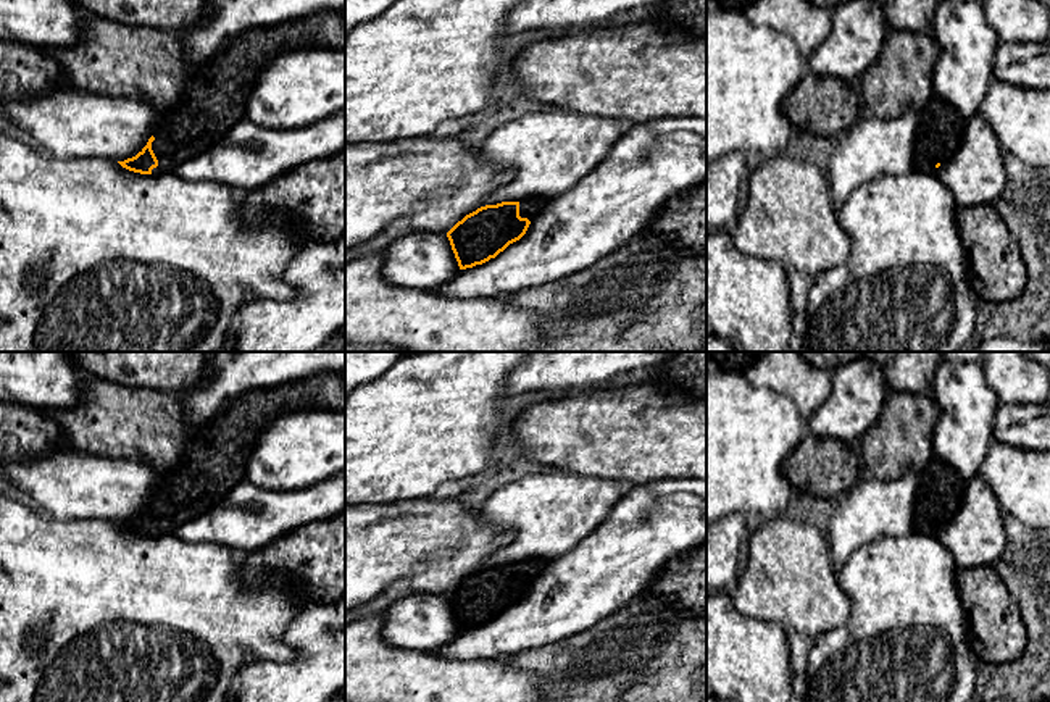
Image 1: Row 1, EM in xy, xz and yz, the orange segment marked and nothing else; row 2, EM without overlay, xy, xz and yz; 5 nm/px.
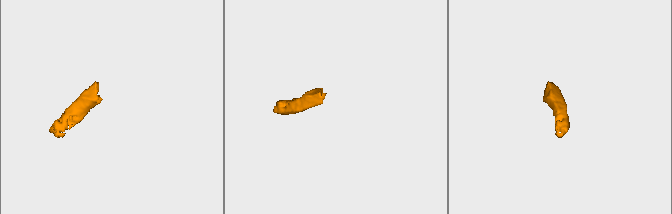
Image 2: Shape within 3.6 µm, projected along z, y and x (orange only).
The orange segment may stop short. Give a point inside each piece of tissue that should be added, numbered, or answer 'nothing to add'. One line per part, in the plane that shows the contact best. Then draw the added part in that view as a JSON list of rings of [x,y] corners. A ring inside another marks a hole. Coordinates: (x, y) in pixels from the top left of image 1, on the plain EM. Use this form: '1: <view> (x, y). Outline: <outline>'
1: xy (215, 457). Outline: [[[324,371],[282,386],[250,391],[224,403],[210,421],[190,434],[179,462],[169,470],[158,471],[152,504],[158,528],[152,531],[152,536],[174,534],[184,521],[223,502],[227,492],[245,479],[247,460],[265,428],[273,420],[300,410],[345,412],[345,371]]]

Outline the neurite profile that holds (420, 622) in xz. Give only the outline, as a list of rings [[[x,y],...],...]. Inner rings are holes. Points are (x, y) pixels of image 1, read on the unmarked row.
[[[411,592],[384,610],[382,637],[392,647],[434,652],[460,633],[447,595]]]

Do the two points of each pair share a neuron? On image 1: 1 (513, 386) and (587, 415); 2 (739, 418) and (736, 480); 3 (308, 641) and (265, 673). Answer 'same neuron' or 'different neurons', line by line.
1: different neurons
2: same neuron
3: same neuron

